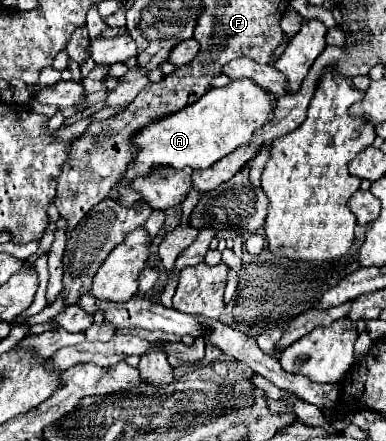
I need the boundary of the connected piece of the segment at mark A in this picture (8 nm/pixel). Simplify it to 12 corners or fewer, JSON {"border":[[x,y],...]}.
{"border":[[251,79],[209,89],[135,135],[123,179],[207,169],[273,119]]}

